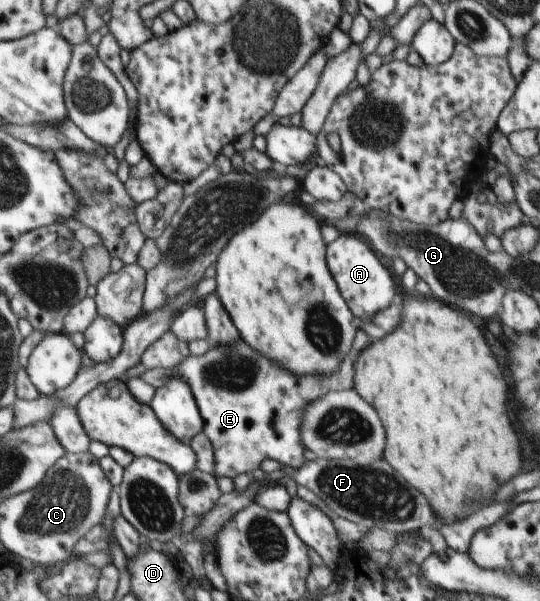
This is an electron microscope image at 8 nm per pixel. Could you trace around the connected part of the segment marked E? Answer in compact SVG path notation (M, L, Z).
M361 328L358 329L349 353L342 359L339 367L331 373L303 374L298 376L287 368L275 365L266 355L253 349L243 338L237 338L233 343L211 346L202 355L191 354L179 365L172 368L153 368L147 370L141 377L154 388L160 388L170 378L182 378L190 387L201 417L204 421L204 434L211 440L216 463L215 477L225 476L235 479L240 473L251 475L259 468L264 459L276 459L284 463L287 469L302 468L307 463L303 453L306 447L302 442L300 428L307 406L315 400L326 396L330 391L354 389L354 365L359 354L373 342Z

